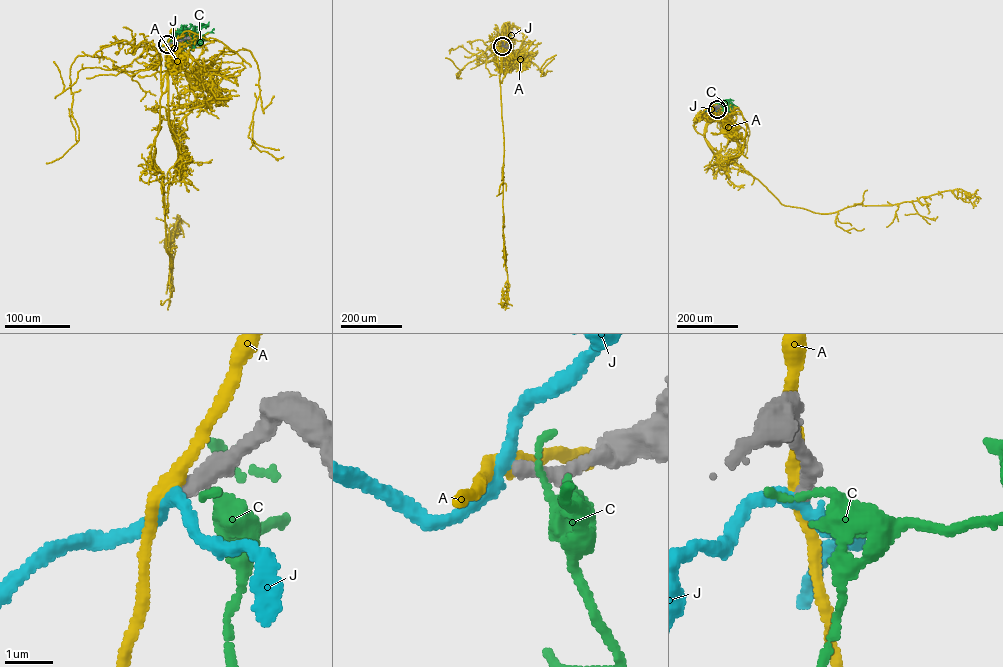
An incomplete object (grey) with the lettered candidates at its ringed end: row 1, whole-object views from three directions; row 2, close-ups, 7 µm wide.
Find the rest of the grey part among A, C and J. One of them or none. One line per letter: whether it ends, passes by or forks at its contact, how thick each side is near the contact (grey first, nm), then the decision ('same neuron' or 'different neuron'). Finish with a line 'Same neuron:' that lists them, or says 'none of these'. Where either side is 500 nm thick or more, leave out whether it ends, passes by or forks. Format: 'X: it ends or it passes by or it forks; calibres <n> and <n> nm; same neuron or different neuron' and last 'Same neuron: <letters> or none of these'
A: it passes by; calibres 360 and 340 nm; different neuron
C: it ends; calibres 420 and 280 nm; different neuron
J: it passes by; calibres 320 and 260 nm; different neuron
Same neuron: none of these

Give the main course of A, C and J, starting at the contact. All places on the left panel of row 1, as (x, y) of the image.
A: (167, 44), (168, 62), (184, 71), (188, 80), (183, 52), (172, 32)
C: (167, 44), (172, 42), (170, 44), (174, 33), (197, 34), (206, 40), (197, 39)
J: (167, 44), (172, 47), (166, 67)

